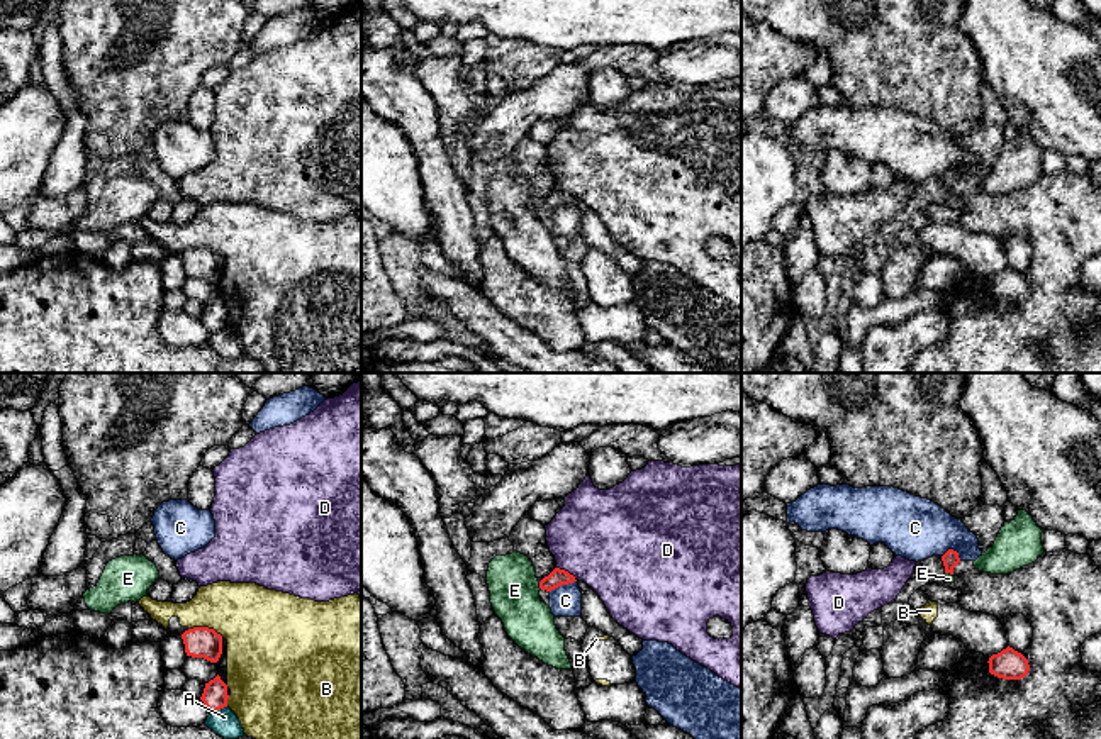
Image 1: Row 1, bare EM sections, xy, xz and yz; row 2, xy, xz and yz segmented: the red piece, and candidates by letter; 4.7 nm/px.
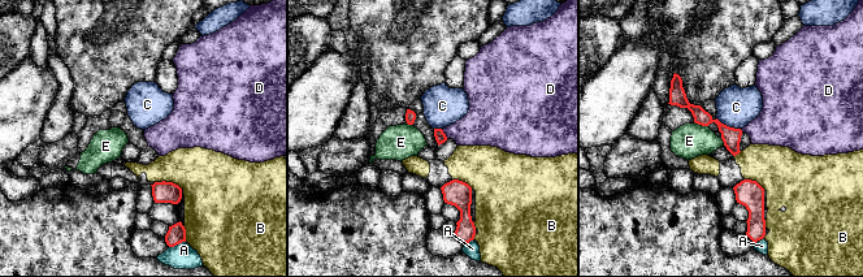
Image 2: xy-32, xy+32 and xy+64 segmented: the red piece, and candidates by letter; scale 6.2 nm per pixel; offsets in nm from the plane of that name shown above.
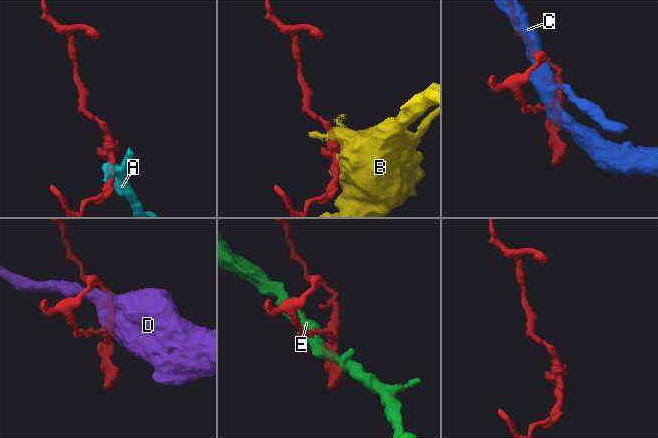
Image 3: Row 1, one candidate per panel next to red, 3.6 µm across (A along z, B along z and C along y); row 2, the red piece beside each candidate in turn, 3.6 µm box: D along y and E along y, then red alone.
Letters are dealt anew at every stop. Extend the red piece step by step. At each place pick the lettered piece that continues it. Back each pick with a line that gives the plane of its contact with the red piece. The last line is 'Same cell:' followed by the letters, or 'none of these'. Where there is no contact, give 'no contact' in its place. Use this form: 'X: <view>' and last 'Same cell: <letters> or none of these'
Same cell: none of these

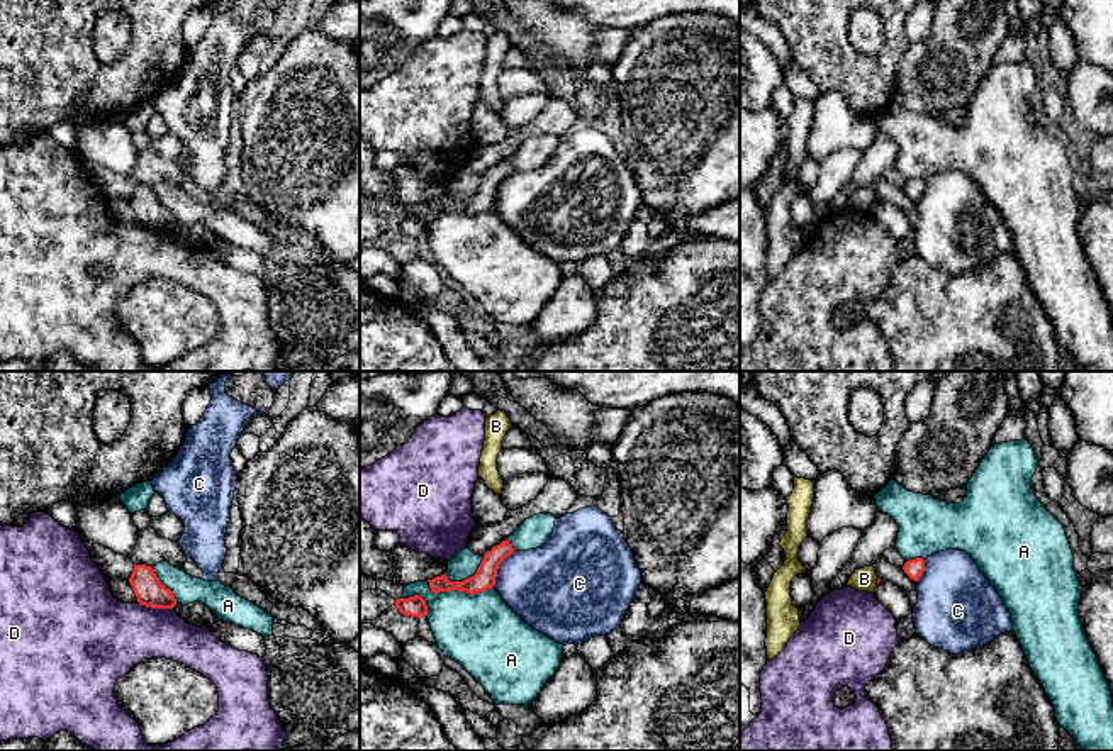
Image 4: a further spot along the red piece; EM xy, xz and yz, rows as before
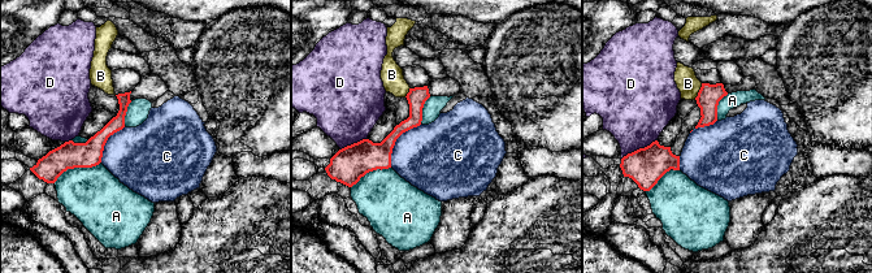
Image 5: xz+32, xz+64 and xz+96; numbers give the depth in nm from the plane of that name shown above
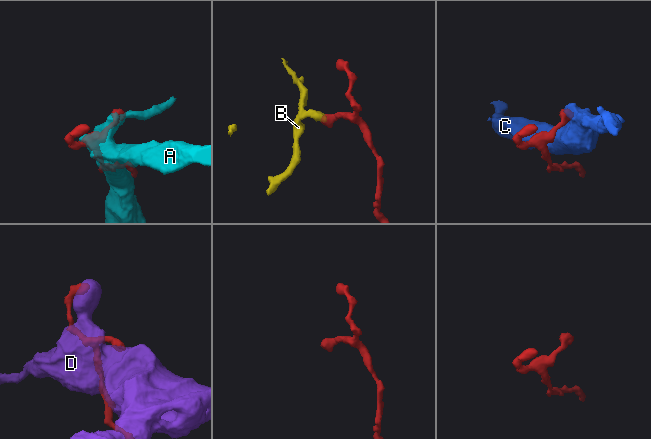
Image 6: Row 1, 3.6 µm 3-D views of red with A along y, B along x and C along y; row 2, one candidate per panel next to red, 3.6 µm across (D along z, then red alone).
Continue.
Same cell: none of these

